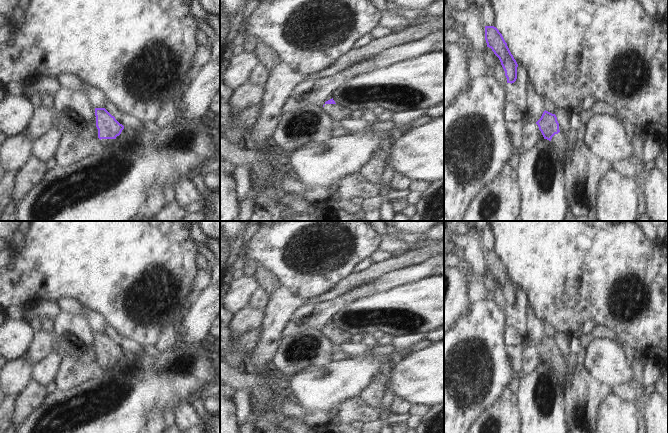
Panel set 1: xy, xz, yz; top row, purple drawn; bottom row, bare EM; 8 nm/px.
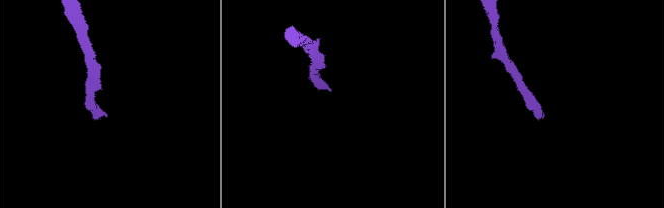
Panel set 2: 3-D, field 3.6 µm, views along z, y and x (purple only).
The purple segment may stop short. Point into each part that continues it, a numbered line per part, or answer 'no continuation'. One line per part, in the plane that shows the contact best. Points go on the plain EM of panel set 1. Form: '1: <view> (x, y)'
1: xz (338, 336)

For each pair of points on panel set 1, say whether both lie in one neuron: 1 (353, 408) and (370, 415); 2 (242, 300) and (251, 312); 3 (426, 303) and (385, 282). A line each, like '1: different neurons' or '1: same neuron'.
1: same neuron
2: different neurons
3: different neurons

